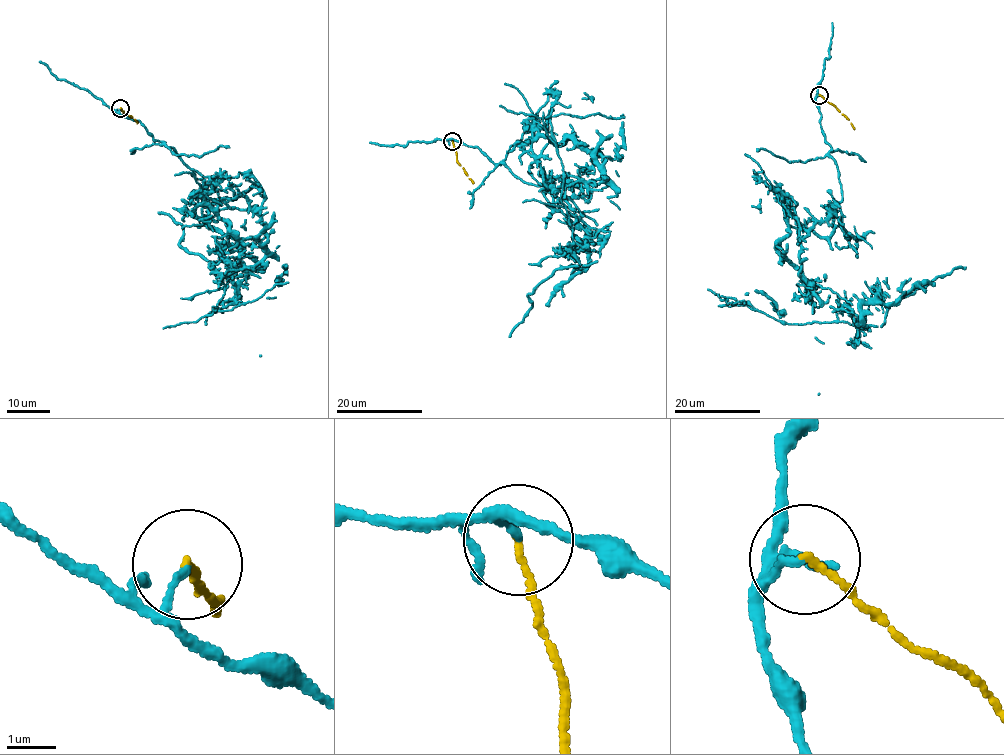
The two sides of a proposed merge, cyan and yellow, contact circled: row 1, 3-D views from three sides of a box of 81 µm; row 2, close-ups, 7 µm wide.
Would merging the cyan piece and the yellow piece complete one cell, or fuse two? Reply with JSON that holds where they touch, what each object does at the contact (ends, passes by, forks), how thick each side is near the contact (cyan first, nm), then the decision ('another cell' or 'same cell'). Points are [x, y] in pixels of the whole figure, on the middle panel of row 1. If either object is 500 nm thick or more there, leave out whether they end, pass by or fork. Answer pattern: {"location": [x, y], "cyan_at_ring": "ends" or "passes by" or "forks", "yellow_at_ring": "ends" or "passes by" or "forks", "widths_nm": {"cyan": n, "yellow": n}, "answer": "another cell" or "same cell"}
{"location": [452, 141], "cyan_at_ring": "ends", "yellow_at_ring": "ends", "widths_nm": {"cyan": 130, "yellow": 130}, "answer": "another cell"}

